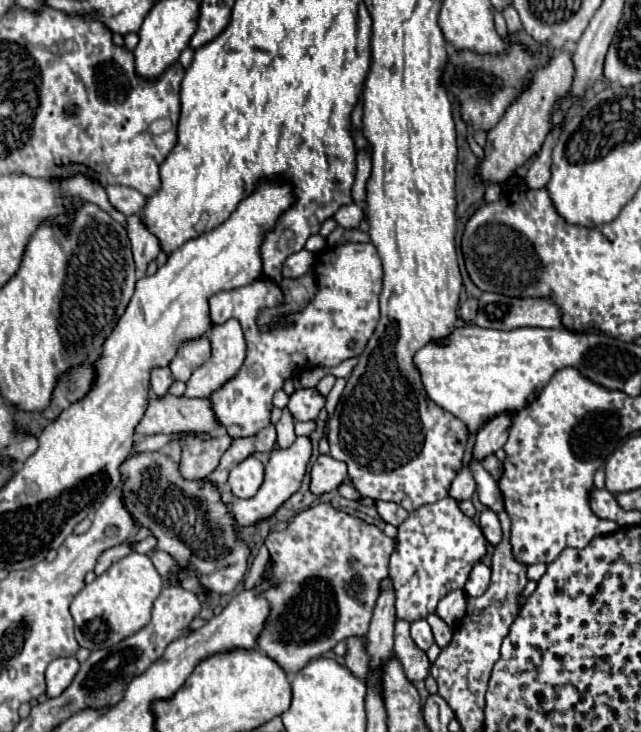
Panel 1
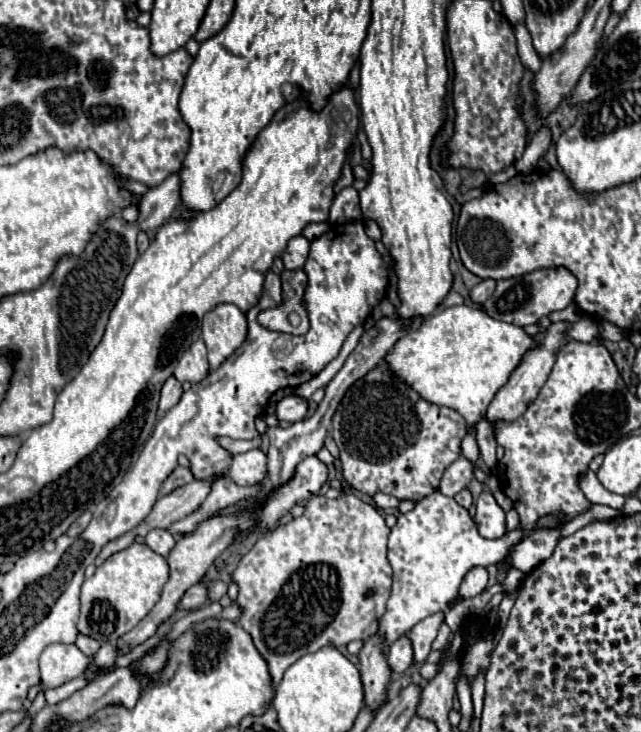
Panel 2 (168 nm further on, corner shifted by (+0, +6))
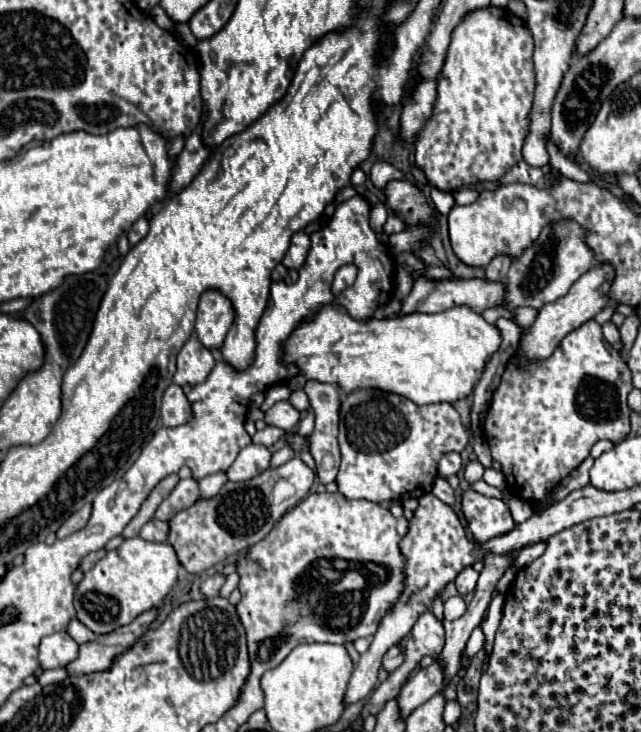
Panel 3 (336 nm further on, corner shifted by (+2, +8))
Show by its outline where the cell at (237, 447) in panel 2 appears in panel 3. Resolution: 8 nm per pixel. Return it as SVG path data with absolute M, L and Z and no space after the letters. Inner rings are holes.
M265 427L263 431L257 431L257 435L253 435L253 441L269 447L269 445L277 443L277 441L283 437L283 433L285 433L285 431L279 429L279 427Z

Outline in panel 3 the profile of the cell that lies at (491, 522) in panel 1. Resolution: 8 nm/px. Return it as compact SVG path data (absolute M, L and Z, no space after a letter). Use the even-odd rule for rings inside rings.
M471 489L463 495L463 515L475 541L503 535L515 525L509 507L501 499L489 499Z

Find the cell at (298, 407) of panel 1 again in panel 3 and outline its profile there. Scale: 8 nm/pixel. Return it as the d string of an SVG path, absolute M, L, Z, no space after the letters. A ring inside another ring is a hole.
M277 401L267 413L265 413L265 421L267 425L275 425L283 431L291 431L293 427L299 425L301 413L289 403L289 401Z

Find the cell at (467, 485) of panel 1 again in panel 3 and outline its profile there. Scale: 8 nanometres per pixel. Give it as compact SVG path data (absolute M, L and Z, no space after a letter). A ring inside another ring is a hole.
M445 453L439 461L439 477L447 479L451 475L457 475L459 469L463 467L461 463L461 455L459 453Z

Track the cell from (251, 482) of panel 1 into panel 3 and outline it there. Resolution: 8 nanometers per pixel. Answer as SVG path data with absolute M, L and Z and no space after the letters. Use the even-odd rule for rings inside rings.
M251 443L245 449L241 449L231 469L227 469L227 477L229 481L247 481L251 477L257 477L269 467L269 459L271 453L265 445Z

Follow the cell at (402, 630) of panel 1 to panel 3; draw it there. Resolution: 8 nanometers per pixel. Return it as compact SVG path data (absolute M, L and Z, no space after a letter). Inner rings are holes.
M393 645L387 653L385 653L385 657L383 657L383 667L385 667L385 671L387 673L391 673L391 671L395 671L401 663L403 663L403 651L401 651L401 647L399 645Z

